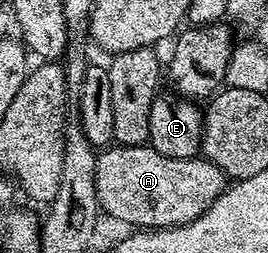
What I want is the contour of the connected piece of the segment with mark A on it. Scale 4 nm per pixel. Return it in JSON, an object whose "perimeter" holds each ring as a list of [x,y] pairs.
{"perimeter":[[[112,144],[100,149],[96,157],[96,198],[104,215],[116,218],[131,226],[127,228],[166,228],[168,226],[187,226],[197,216],[201,216],[227,189],[229,179],[217,164],[208,158],[174,158],[157,152],[150,144],[142,146],[120,146]]]}

